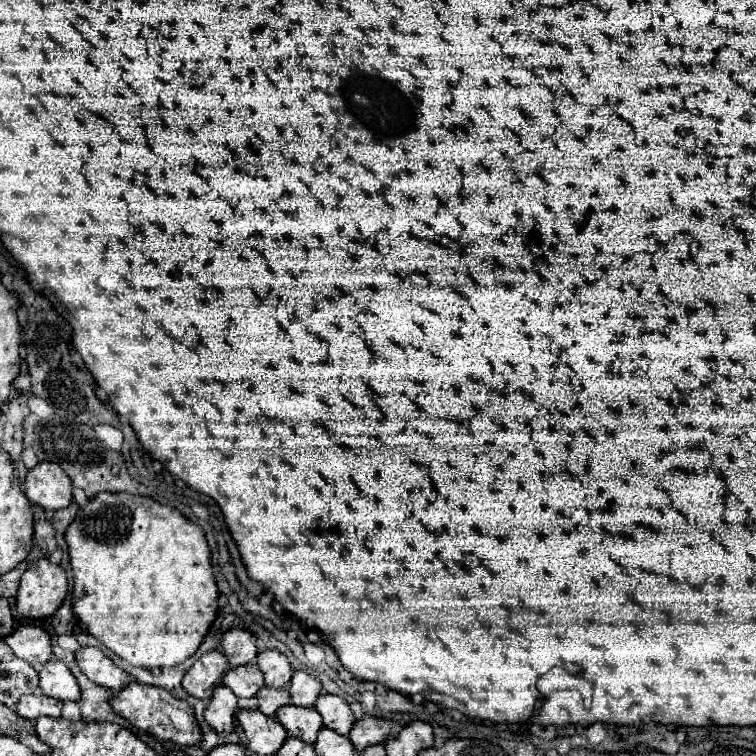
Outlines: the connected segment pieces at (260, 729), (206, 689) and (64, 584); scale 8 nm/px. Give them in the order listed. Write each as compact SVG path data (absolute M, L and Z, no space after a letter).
M242 709L238 713L236 731L244 747L258 755L274 755L288 737L286 729L274 717L266 717L260 711L250 709Z
M220 651L204 653L184 675L182 687L188 695L198 699L208 699L212 695L212 687L222 679L222 675L230 669L228 659Z
M36 559L30 563L20 579L16 609L30 619L46 619L62 605L68 593L68 579L60 565L52 565L48 559Z

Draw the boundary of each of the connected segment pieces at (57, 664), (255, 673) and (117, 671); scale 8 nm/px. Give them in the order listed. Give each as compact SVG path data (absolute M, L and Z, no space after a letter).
M50 659L40 667L40 691L52 699L60 701L76 701L78 699L78 683L74 675L68 671L68 667L62 661Z
M248 663L236 669L230 669L222 683L236 695L236 697L254 697L262 683L262 673L258 671L256 663Z
M80 647L76 653L76 663L80 667L80 671L94 683L112 689L112 691L120 691L122 687L126 687L126 683L132 681L132 677L128 673L124 673L120 667L116 667L100 649L96 647Z

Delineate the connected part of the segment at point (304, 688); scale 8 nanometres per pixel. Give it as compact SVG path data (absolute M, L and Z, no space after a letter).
M294 671L292 679L288 683L288 691L290 691L292 705L312 707L316 703L316 697L322 691L322 685L314 675L310 675L306 671Z

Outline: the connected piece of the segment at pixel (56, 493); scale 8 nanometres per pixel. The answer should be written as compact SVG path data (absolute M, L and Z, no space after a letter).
M40 461L24 479L24 493L30 503L58 511L72 503L72 483L58 463Z

